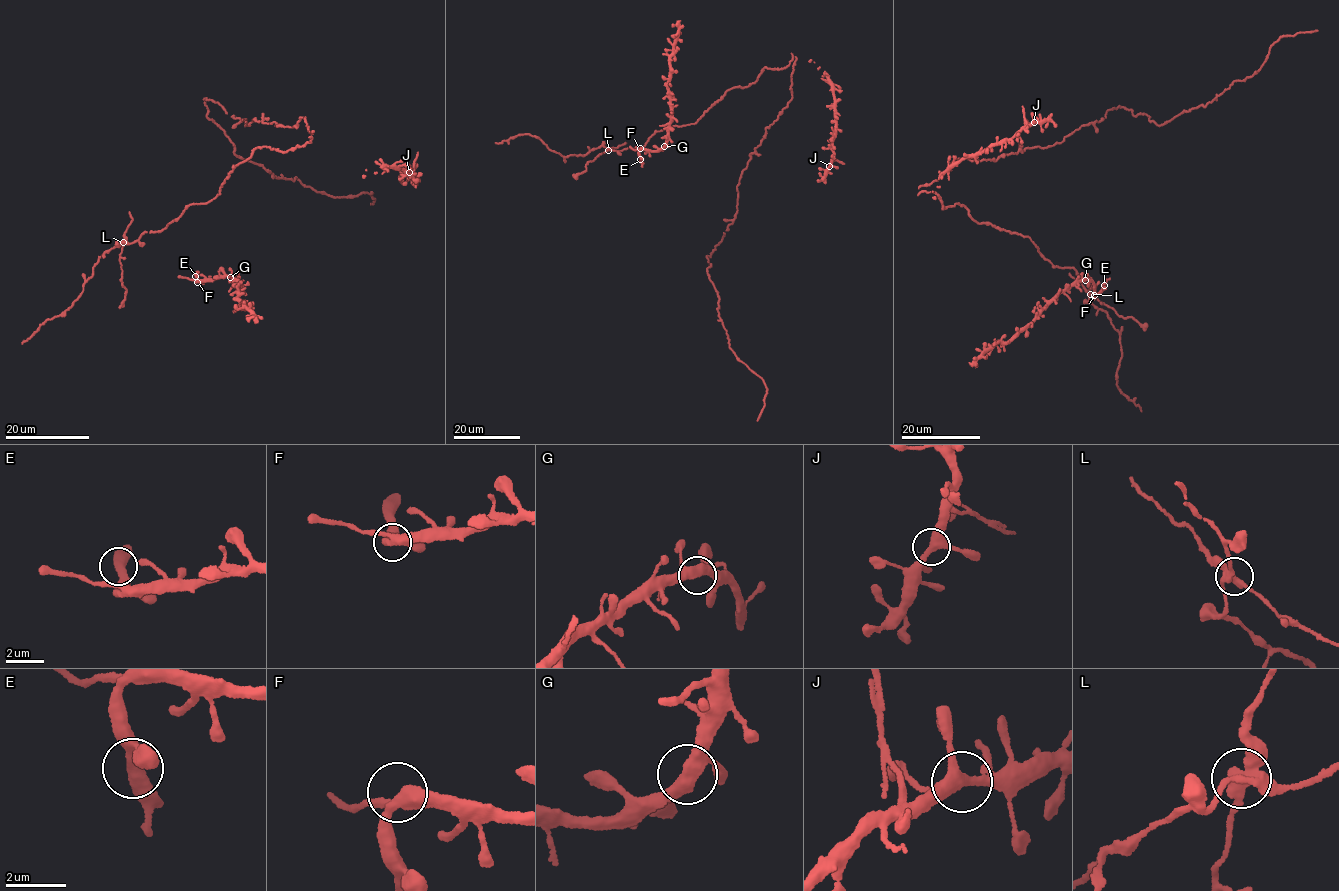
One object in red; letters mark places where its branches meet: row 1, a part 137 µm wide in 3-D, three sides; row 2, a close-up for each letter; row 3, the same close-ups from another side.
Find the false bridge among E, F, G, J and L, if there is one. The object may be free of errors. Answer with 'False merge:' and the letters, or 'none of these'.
False merge: L

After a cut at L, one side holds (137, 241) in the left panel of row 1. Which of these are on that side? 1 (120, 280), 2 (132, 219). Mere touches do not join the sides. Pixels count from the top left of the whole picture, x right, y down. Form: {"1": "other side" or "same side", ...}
{"1": "other side", "2": "other side"}

